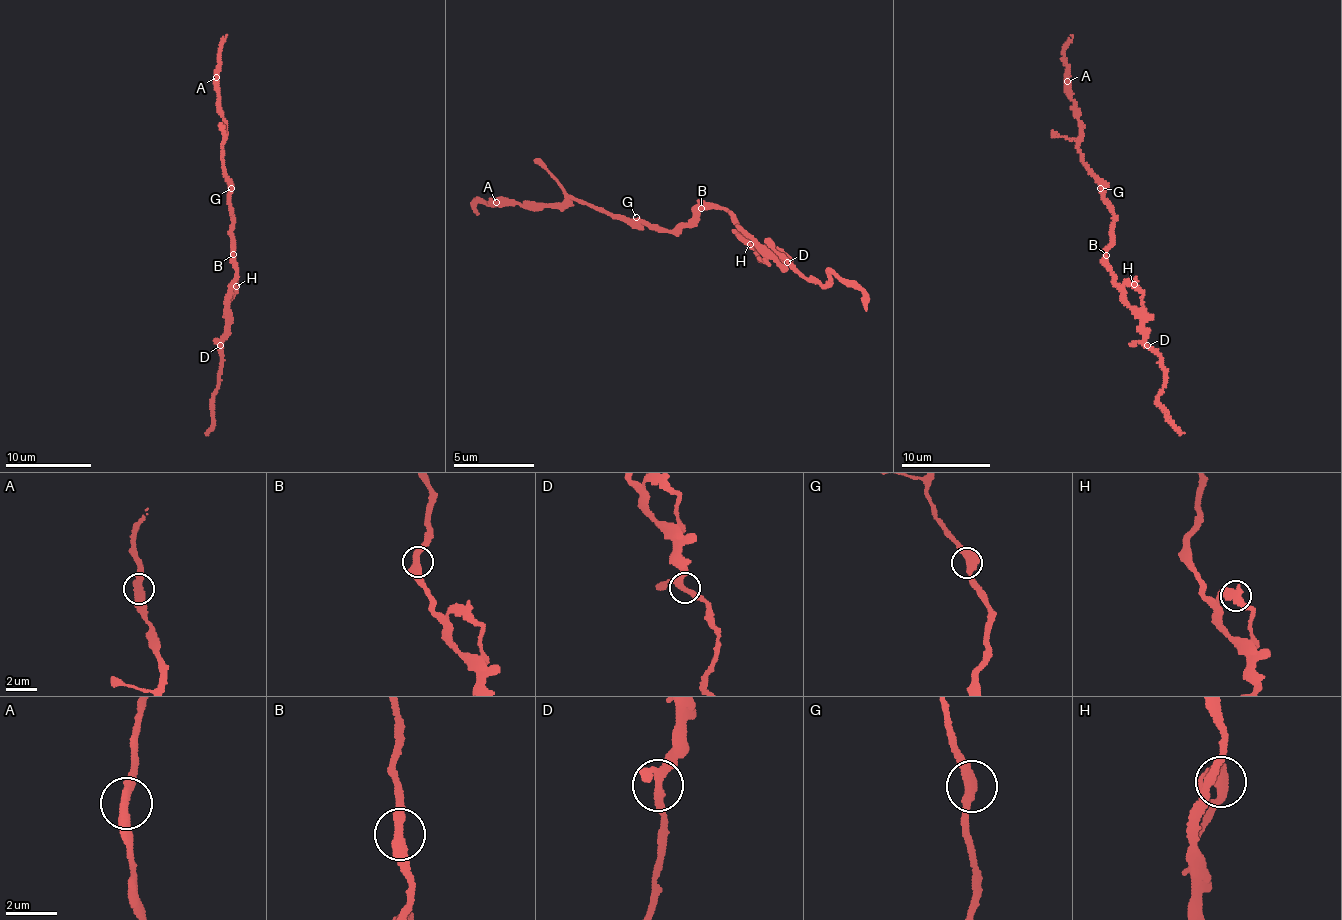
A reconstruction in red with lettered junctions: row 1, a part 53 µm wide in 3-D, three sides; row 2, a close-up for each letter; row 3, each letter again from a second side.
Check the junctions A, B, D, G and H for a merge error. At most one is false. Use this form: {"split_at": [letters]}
{"split_at": ["H"]}

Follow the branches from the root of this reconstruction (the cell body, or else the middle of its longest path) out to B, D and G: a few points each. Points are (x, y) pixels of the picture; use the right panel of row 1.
B: (1113, 240), (1106, 255)
D: (1113, 240), (1106, 251), (1106, 268), (1124, 302), (1140, 320), (1140, 331), (1147, 345)
G: (1113, 240), (1113, 207), (1100, 188)

